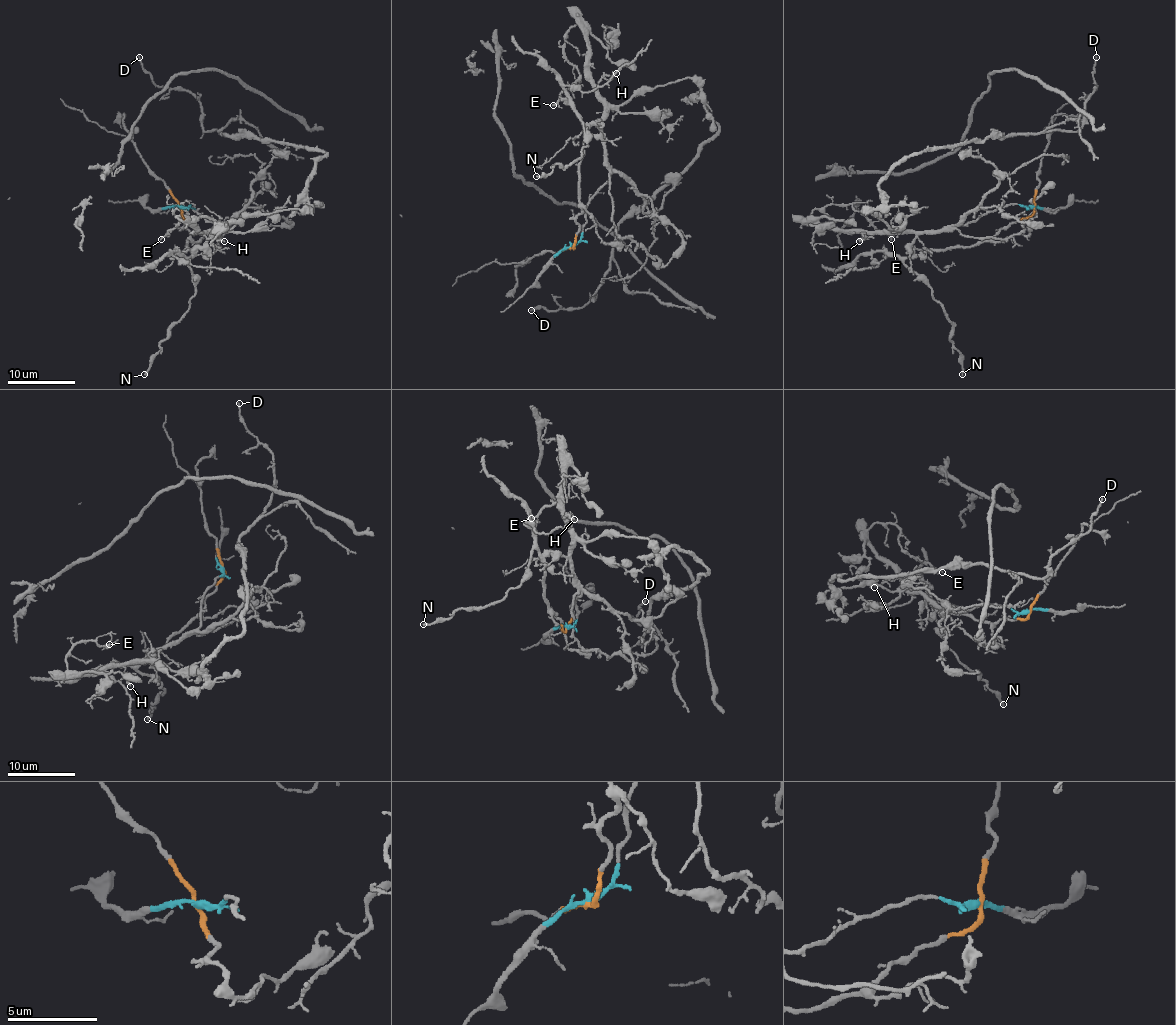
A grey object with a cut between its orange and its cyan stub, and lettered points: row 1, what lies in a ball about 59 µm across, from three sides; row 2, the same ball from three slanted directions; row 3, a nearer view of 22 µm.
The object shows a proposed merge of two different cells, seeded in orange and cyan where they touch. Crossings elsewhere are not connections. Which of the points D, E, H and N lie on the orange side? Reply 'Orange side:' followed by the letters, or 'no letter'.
Orange side: N

